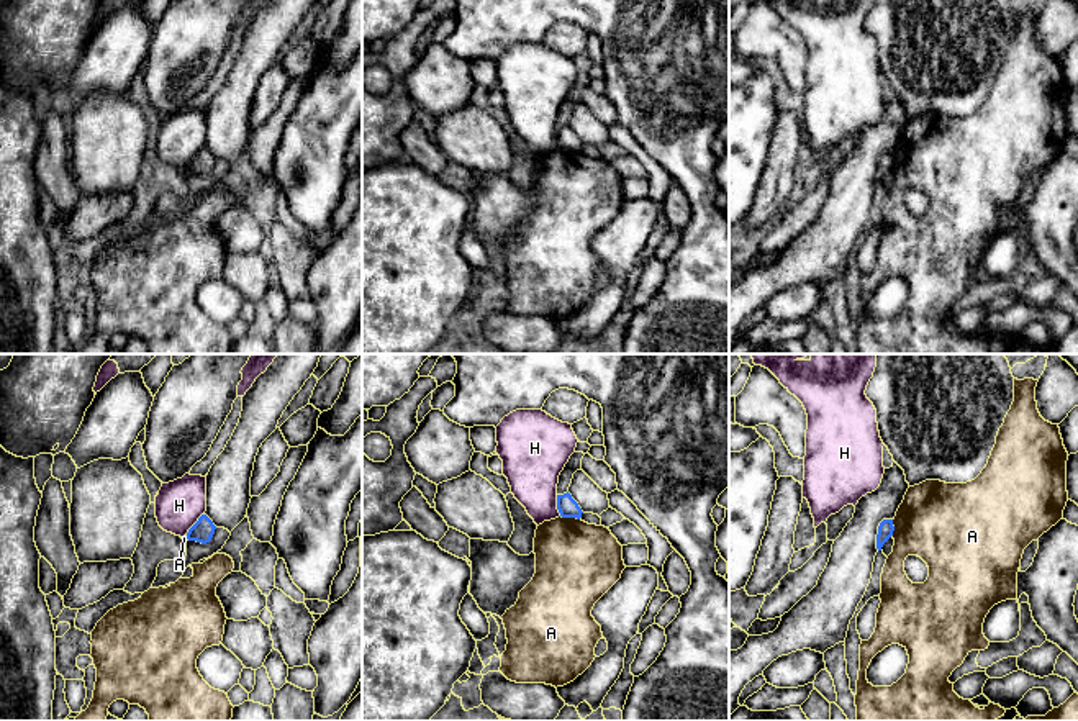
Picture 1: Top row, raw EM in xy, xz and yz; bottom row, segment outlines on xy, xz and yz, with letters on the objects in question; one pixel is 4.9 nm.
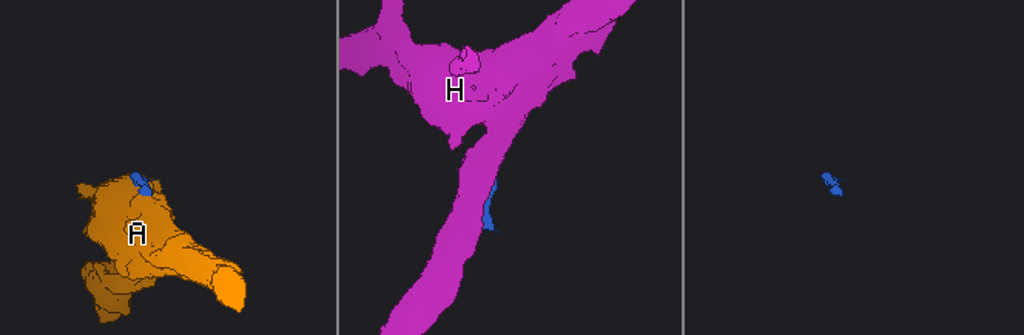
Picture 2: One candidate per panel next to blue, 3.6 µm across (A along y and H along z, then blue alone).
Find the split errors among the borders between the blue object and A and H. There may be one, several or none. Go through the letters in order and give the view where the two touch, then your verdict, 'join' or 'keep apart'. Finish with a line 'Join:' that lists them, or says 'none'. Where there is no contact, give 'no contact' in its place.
A: xz | keep apart
H: xy | keep apart
Join: none

